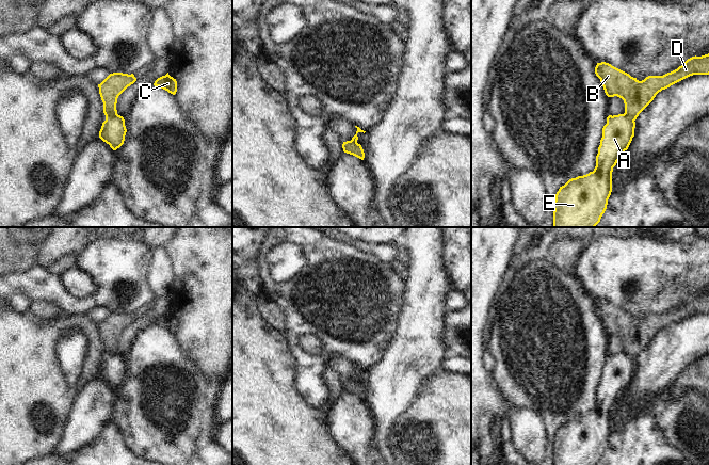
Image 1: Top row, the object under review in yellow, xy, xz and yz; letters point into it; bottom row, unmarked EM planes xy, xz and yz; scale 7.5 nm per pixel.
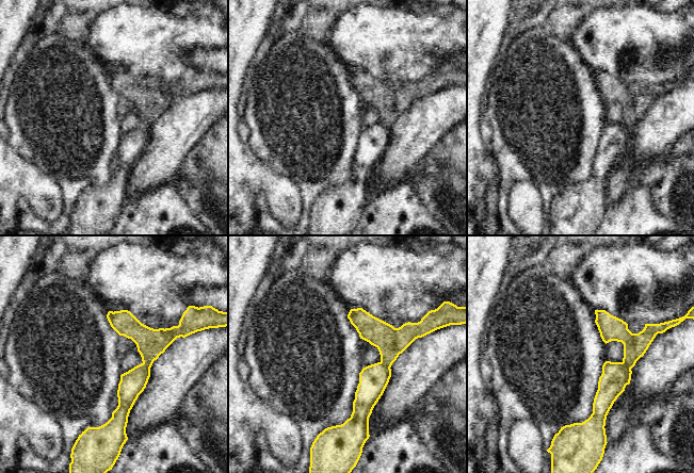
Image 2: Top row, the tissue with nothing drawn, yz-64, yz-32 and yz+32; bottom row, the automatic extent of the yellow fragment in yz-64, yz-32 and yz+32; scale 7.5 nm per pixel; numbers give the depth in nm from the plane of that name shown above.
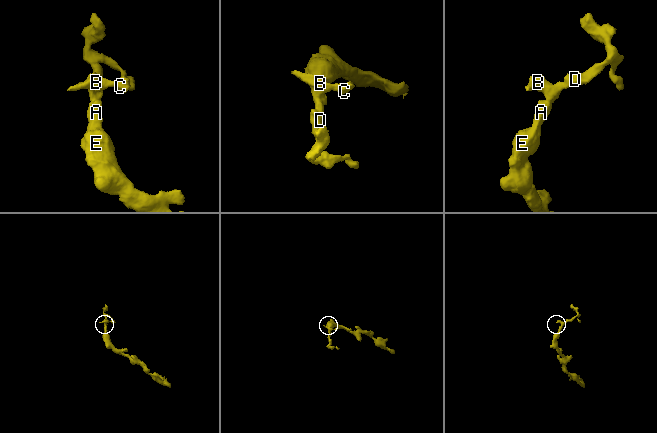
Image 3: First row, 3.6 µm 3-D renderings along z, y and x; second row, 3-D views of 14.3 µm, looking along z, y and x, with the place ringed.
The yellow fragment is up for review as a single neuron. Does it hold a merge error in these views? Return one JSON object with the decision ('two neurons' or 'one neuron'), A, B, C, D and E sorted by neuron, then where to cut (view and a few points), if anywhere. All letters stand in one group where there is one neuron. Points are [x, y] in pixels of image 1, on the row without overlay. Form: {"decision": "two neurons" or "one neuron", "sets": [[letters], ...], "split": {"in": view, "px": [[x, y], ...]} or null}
{"decision": "two neurons", "sets": [["A", "E"], ["B", "C", "D"]], "split": {"in": "xy", "px": [[116, 352], [106, 356]]}}

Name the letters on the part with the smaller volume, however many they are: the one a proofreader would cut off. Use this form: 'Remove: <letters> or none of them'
Remove: B, C, D

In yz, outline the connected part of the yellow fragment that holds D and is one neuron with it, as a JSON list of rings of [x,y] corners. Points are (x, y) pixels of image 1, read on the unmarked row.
[[[709,292],[692,295],[671,311],[648,315],[642,320],[606,301],[597,302],[595,312],[600,318],[606,334],[622,337],[625,342],[624,353],[635,359],[662,328],[693,314],[709,314]]]

